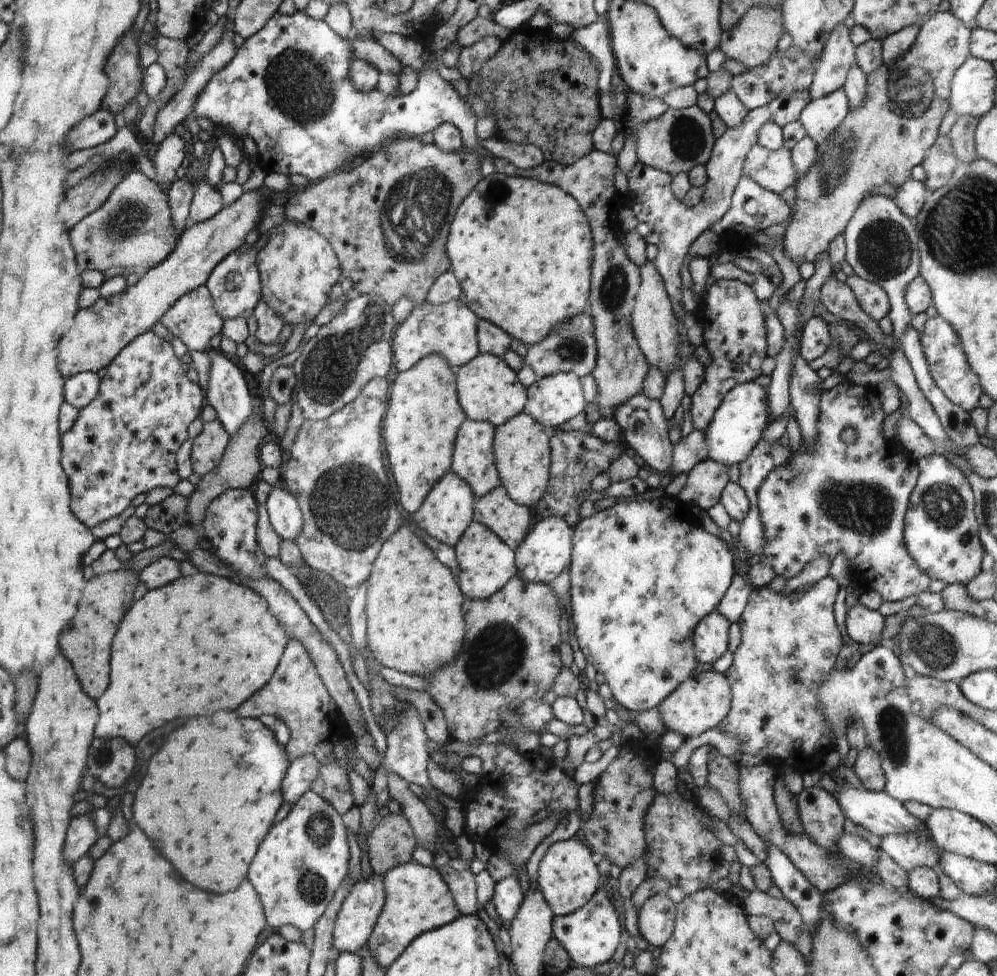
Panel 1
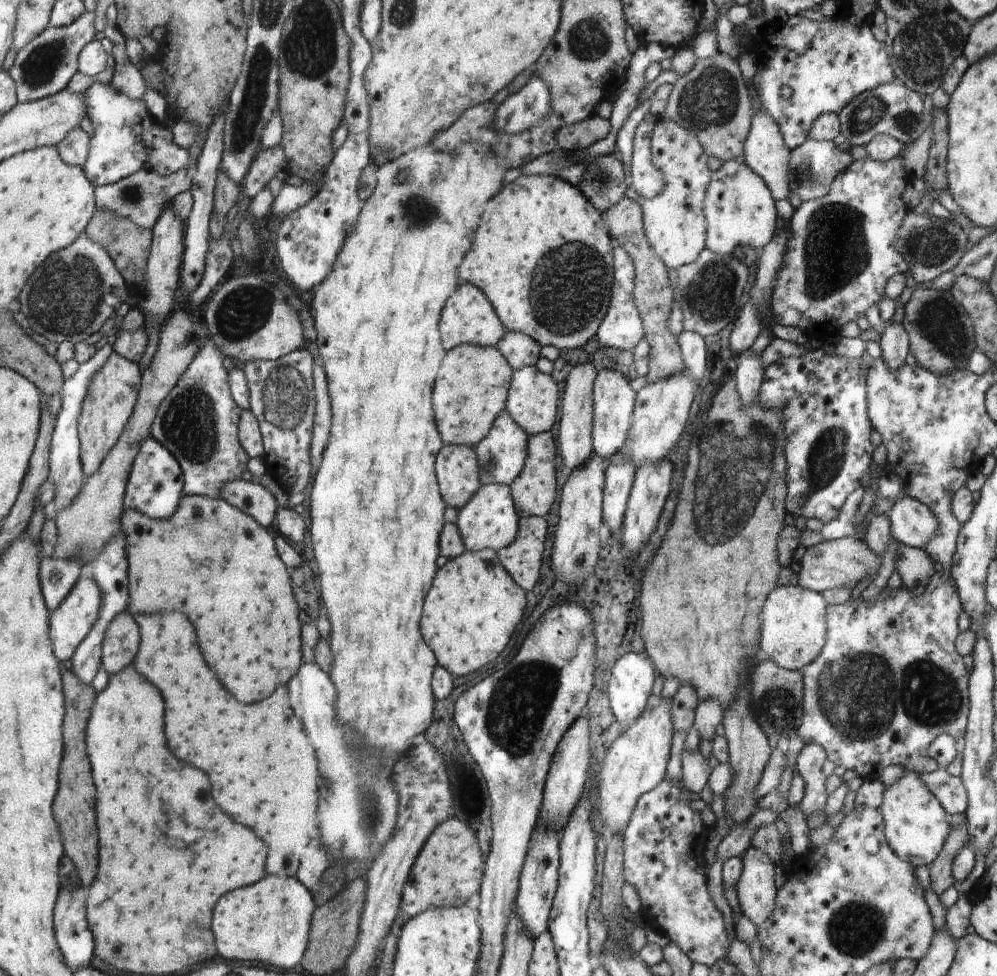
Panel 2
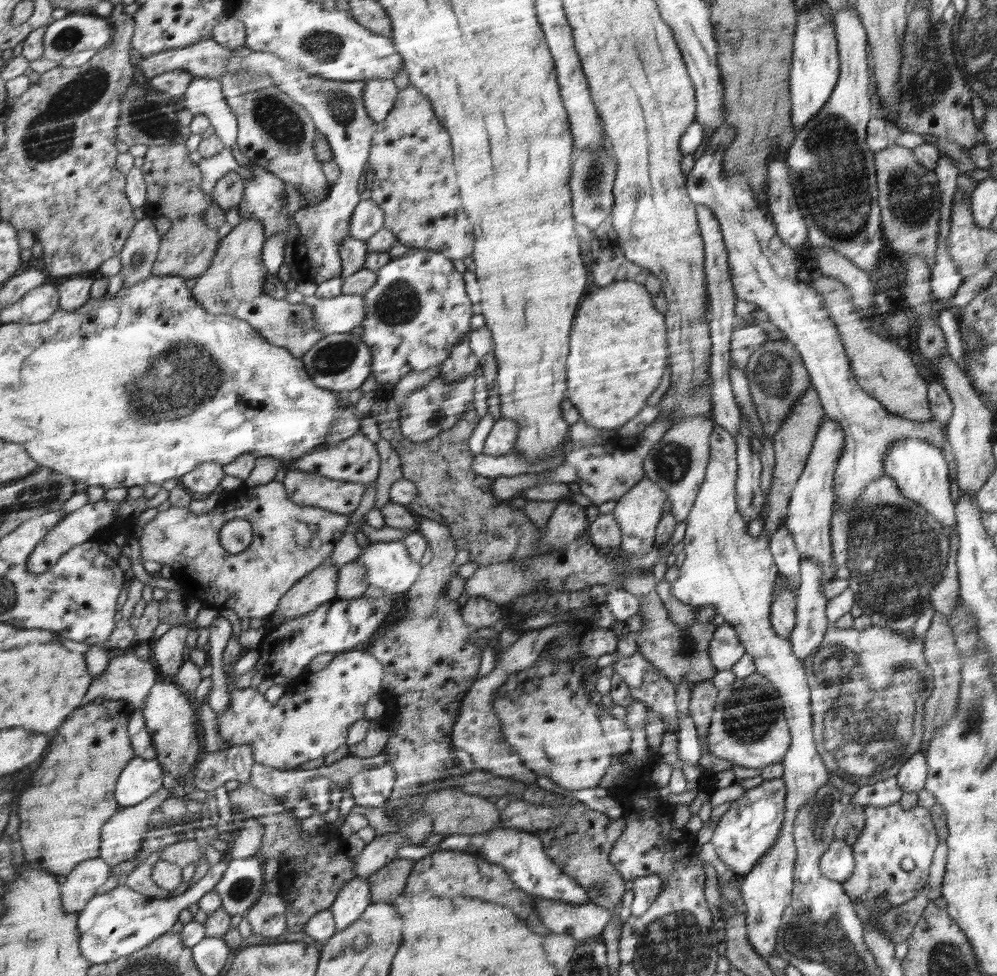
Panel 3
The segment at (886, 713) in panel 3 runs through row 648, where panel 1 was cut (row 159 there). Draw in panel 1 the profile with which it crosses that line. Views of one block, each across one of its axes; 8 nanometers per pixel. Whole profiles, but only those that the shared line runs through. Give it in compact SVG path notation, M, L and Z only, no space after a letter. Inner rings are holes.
M950 11L937 12L928 22L921 24L914 44L896 57L889 65L883 64L866 77L865 102L862 101L836 131L832 131L821 143L817 143L817 161L797 179L796 202L792 221L786 227L784 246L794 264L813 262L818 254L828 250L830 242L843 234L852 215L870 196L881 193L895 201L899 191L910 179L913 172L922 167L930 147L937 142L938 127L948 108L951 108L951 80L966 58L971 46L970 30Z

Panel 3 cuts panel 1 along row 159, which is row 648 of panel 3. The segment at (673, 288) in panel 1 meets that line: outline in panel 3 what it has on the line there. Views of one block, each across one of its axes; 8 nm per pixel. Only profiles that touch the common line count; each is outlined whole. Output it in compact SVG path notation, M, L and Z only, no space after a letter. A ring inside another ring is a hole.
M724 622L716 627L708 646L708 655L717 671L730 671L745 653L745 645L733 625Z

